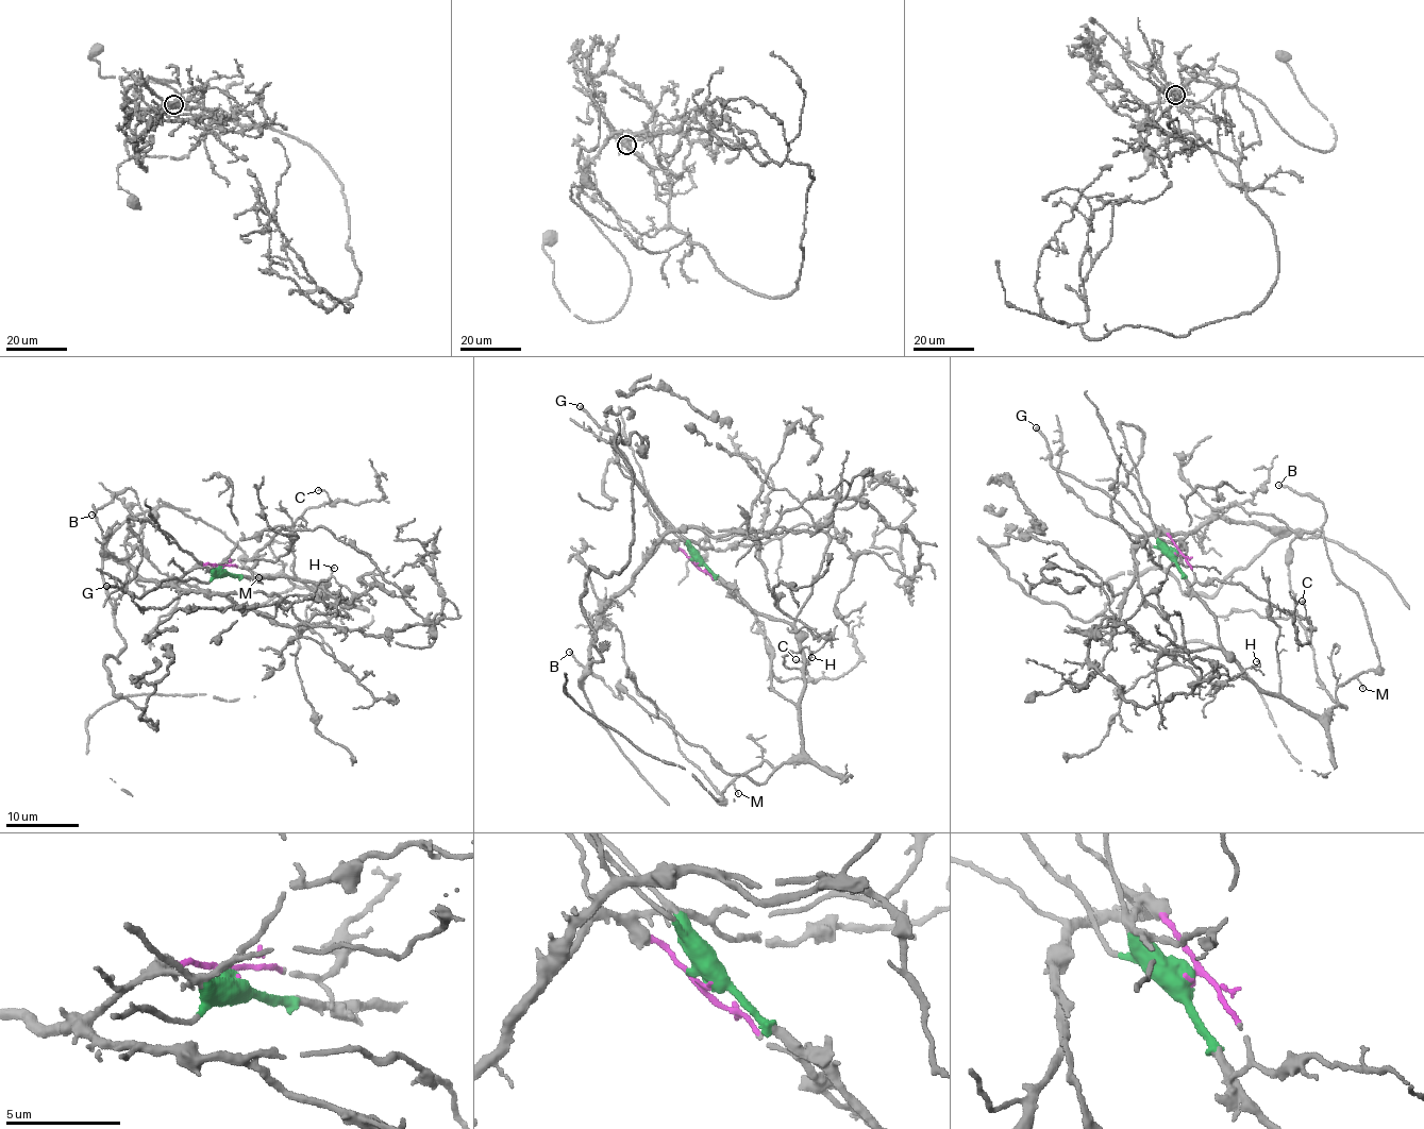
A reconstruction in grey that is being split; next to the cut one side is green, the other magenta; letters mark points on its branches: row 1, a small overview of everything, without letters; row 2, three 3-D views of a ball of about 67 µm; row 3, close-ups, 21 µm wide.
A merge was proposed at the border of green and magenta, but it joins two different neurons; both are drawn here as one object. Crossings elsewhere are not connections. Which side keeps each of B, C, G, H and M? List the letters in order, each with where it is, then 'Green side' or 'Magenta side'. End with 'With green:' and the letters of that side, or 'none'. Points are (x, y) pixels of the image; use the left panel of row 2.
B: Place: (91, 515). Green side
C: Place: (318, 490). Magenta side
G: Place: (106, 586). Green side
H: Place: (334, 568). Magenta side
M: Place: (258, 577). Green side
With green: B, G, M

